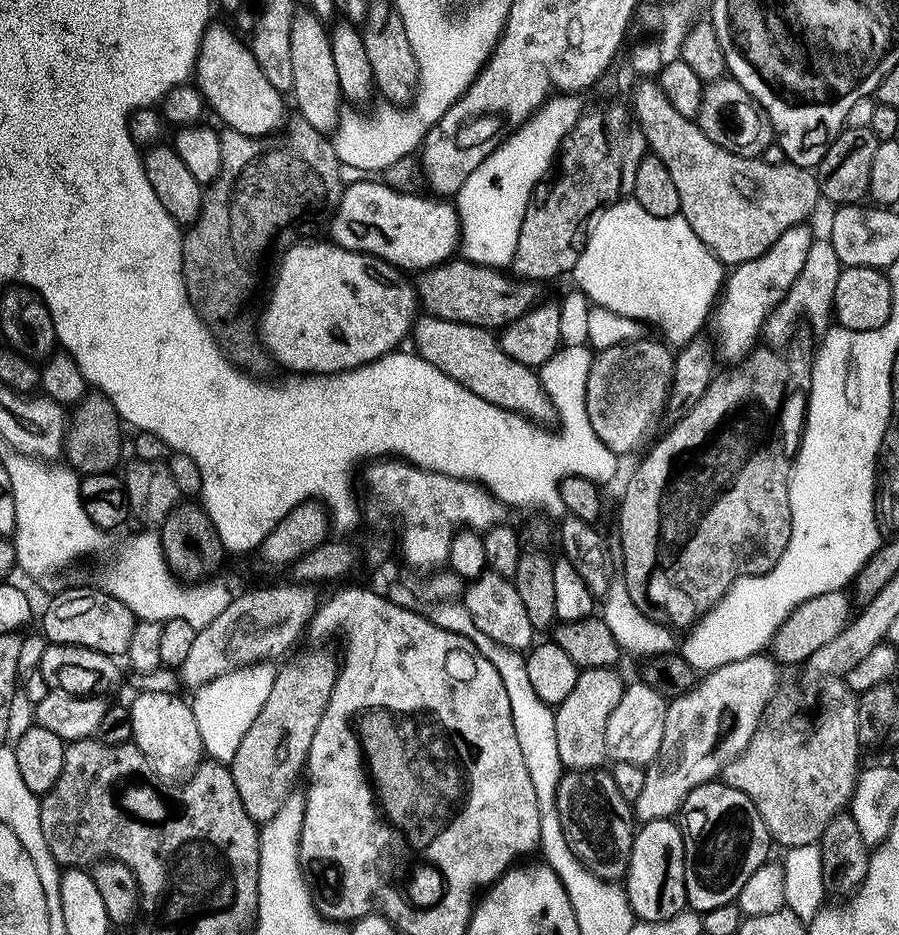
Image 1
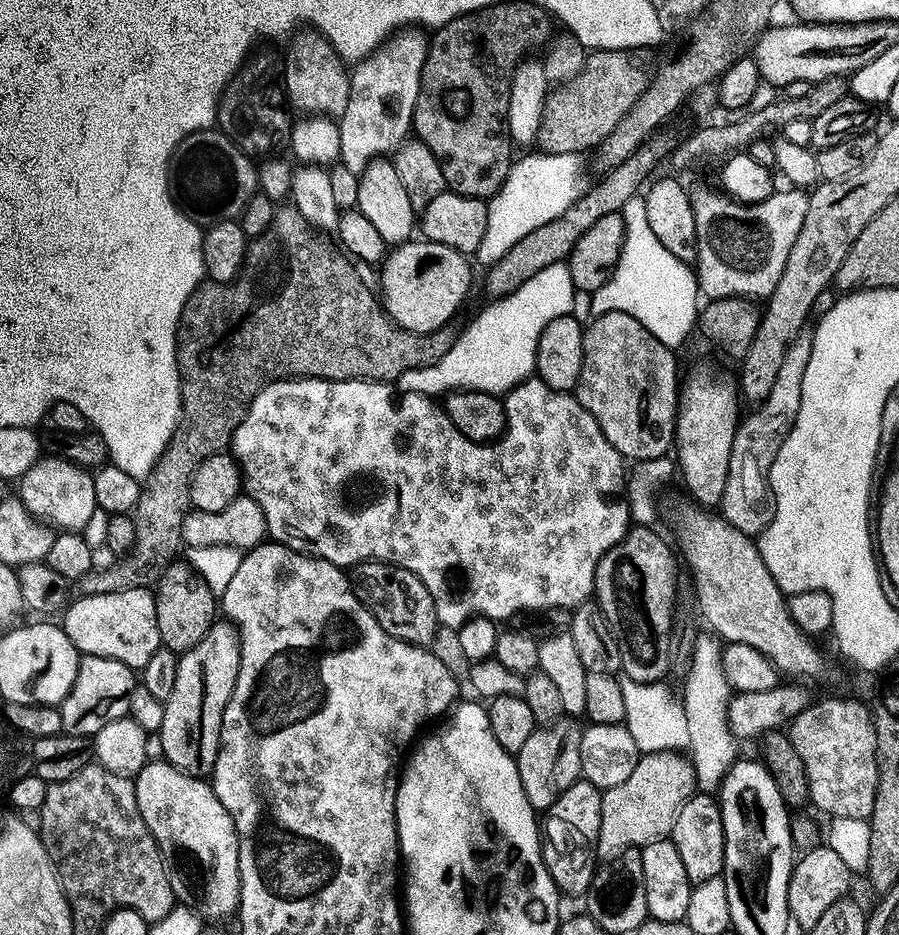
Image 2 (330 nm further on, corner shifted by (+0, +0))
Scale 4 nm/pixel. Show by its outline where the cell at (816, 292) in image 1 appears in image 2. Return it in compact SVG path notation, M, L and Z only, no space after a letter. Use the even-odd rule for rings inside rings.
M805 330L794 338L782 366L774 377L774 386L770 394L751 409L752 413L739 421L730 450L729 473L726 474L725 492L721 496L718 508L724 519L738 530L753 538L759 537L770 526L774 518L776 500L772 496L770 470L782 442L790 434L802 406L802 374L806 374L806 362L810 362L812 332Z

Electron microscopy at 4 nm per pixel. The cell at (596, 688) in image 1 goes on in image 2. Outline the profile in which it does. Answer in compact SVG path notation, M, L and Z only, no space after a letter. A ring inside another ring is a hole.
M561 718L553 724L537 726L530 738L526 739L522 748L514 753L518 766L518 778L522 778L522 790L526 790L526 798L530 798L530 806L537 810L546 810L558 802L563 794L575 780L581 779L580 763L582 754L579 746L582 742L583 731L581 721L576 718Z

